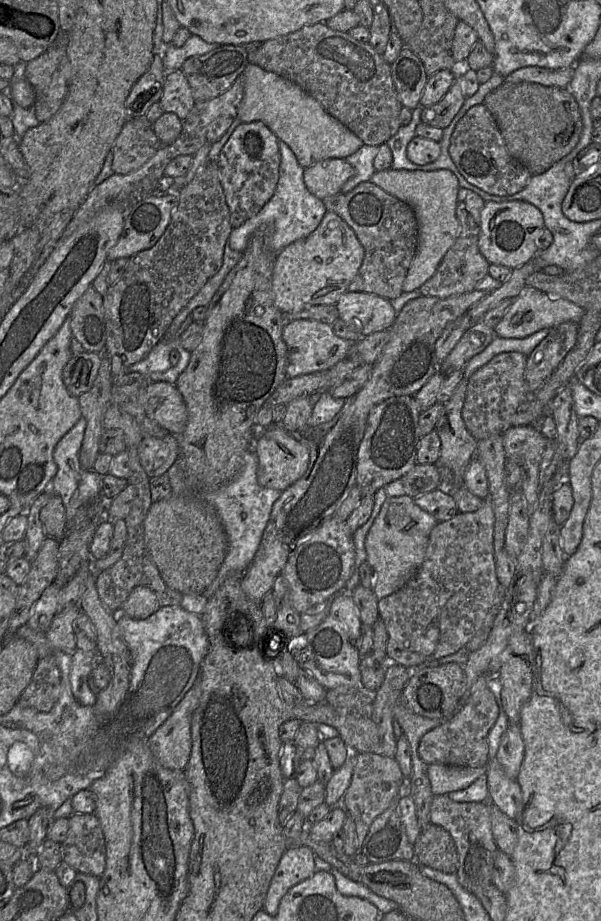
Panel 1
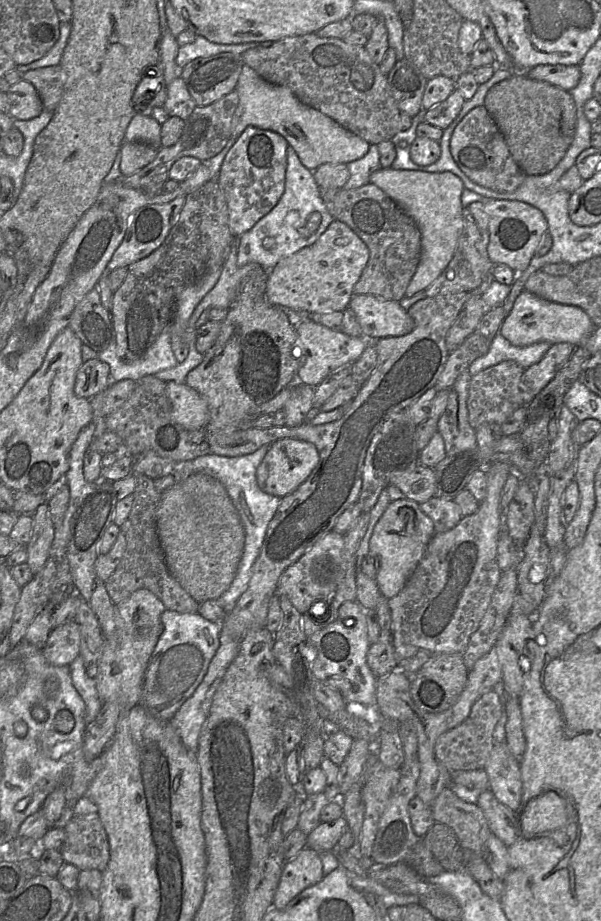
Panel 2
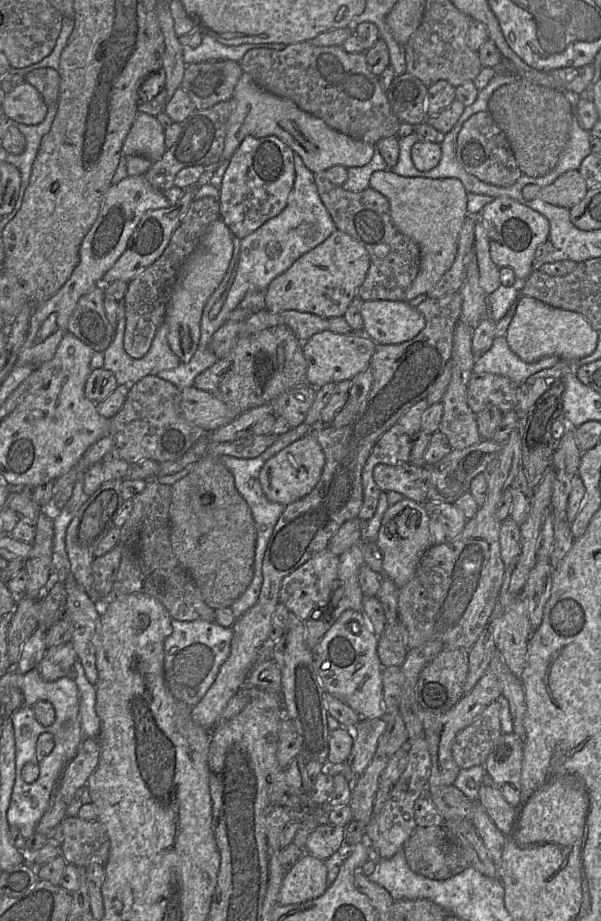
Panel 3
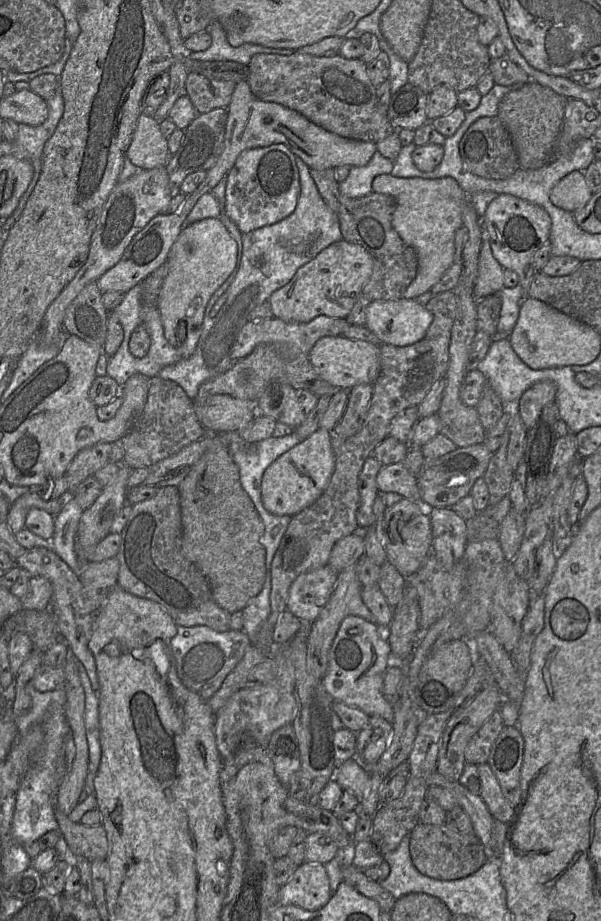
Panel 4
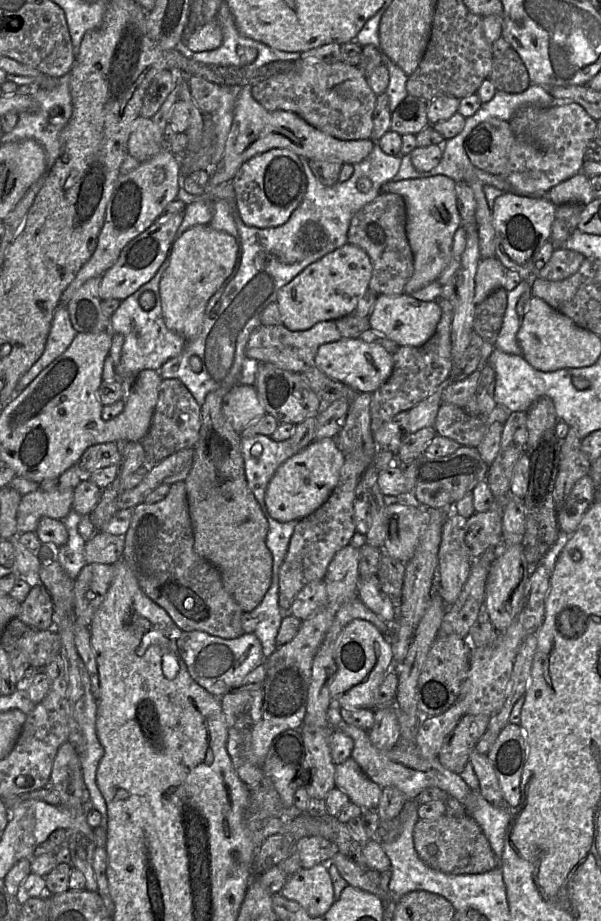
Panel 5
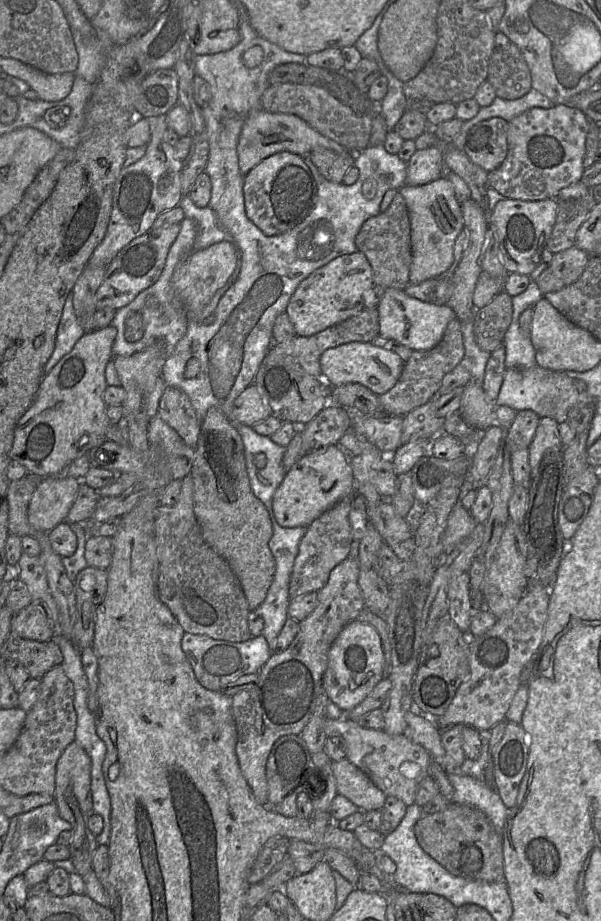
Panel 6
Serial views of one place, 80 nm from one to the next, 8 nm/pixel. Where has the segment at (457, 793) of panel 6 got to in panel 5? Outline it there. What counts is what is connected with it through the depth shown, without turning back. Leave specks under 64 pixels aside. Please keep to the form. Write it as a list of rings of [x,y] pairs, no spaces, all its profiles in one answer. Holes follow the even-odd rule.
[[[471,791],[465,800],[466,815],[471,816],[481,827],[485,837],[487,838],[491,849],[493,850],[498,861],[503,853],[505,834],[511,820],[511,811],[508,807],[494,806],[489,803],[479,791]]]

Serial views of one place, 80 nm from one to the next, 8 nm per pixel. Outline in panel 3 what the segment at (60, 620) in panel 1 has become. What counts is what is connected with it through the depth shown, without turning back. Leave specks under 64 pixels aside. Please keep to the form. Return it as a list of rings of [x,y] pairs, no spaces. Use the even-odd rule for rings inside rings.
[[[70,642],[47,648],[45,655],[36,667],[41,678],[47,682],[72,675],[72,667],[77,660]]]

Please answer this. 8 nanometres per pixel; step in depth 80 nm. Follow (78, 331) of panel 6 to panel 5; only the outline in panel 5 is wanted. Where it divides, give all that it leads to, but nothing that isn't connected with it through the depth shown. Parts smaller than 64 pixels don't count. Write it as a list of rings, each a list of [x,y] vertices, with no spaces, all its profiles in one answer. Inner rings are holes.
[[[60,304],[55,310],[43,354],[19,379],[14,394],[22,391],[45,367],[64,353],[77,333],[66,305]]]

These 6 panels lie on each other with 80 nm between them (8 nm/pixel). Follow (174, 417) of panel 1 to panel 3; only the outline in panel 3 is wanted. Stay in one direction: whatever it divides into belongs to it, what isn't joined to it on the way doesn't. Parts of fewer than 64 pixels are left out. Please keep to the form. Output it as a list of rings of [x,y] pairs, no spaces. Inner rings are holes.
[[[195,387],[181,390],[181,409],[188,422],[208,432],[232,422],[241,411],[233,411],[209,392]]]

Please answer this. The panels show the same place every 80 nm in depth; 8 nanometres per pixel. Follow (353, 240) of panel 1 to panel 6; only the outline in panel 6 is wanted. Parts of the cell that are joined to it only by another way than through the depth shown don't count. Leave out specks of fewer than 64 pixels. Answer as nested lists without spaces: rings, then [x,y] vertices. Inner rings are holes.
[[[360,252],[339,256],[314,270],[297,287],[285,313],[298,336],[308,337],[359,314],[364,298],[373,285],[373,270],[366,256]]]

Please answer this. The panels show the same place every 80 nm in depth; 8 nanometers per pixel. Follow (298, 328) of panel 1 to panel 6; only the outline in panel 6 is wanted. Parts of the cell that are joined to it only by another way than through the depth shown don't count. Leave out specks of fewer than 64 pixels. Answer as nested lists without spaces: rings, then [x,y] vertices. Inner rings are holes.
[[[350,342],[325,350],[320,357],[321,377],[328,386],[360,384],[374,394],[388,392],[398,381],[404,361],[396,353],[371,343]]]

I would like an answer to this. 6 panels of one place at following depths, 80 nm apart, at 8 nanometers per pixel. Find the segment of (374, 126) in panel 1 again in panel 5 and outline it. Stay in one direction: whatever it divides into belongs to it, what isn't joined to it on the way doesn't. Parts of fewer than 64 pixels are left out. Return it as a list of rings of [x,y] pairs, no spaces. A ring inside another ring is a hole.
[[[303,59],[294,61],[293,70],[271,76],[251,86],[253,98],[268,111],[283,110],[293,112],[321,132],[339,140],[370,139],[373,131],[373,113],[377,96],[370,88],[367,78],[357,66],[342,61],[327,64],[308,63]]]

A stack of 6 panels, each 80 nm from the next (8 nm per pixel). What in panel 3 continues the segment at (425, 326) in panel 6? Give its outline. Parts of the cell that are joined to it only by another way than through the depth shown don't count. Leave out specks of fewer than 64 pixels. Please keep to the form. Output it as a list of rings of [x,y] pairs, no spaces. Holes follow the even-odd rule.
[[[371,300],[361,306],[363,328],[376,344],[400,344],[425,327],[425,318],[407,301]]]

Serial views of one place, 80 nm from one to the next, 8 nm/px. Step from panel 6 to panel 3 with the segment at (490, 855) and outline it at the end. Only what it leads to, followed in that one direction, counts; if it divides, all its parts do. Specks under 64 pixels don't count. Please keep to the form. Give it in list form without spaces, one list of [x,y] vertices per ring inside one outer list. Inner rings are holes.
[[[417,826],[406,842],[404,852],[410,869],[430,879],[446,880],[471,867],[462,847],[451,841],[441,826]]]

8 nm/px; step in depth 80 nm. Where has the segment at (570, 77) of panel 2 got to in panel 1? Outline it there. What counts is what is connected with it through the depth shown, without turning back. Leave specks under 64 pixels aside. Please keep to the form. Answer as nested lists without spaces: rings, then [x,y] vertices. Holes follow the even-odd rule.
[[[539,66],[523,67],[505,77],[505,83],[530,82],[543,86],[566,88],[574,75],[574,68],[551,70]]]

